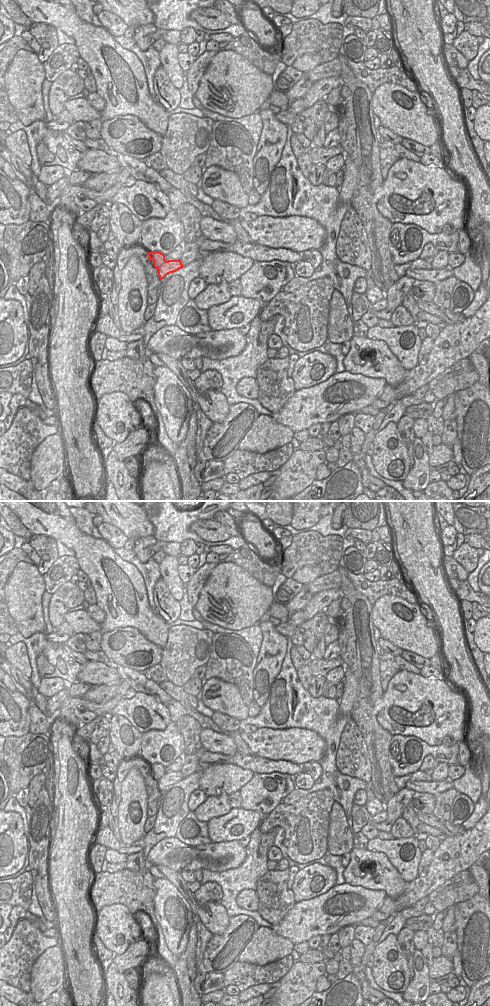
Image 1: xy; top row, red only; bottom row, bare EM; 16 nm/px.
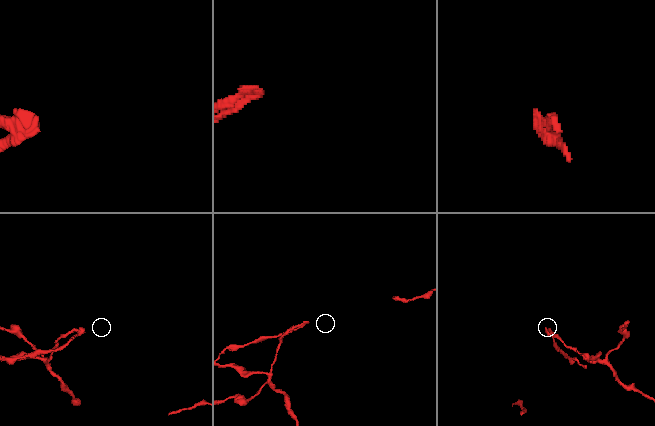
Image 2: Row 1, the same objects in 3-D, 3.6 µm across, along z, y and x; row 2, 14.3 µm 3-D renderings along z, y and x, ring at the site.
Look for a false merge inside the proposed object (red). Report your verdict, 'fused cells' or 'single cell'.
fused cells

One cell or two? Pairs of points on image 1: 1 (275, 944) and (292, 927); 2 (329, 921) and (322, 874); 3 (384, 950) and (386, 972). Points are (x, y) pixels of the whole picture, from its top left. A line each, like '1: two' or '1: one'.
1: two
2: two
3: one

